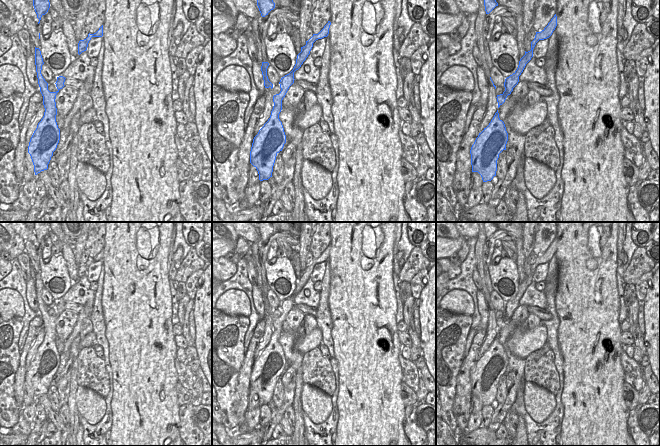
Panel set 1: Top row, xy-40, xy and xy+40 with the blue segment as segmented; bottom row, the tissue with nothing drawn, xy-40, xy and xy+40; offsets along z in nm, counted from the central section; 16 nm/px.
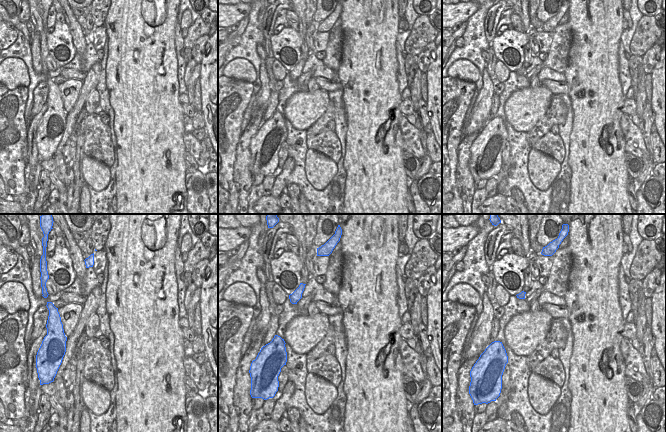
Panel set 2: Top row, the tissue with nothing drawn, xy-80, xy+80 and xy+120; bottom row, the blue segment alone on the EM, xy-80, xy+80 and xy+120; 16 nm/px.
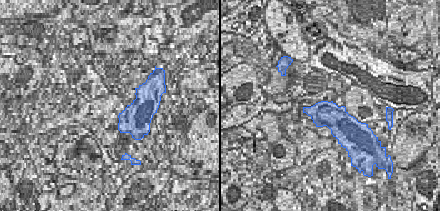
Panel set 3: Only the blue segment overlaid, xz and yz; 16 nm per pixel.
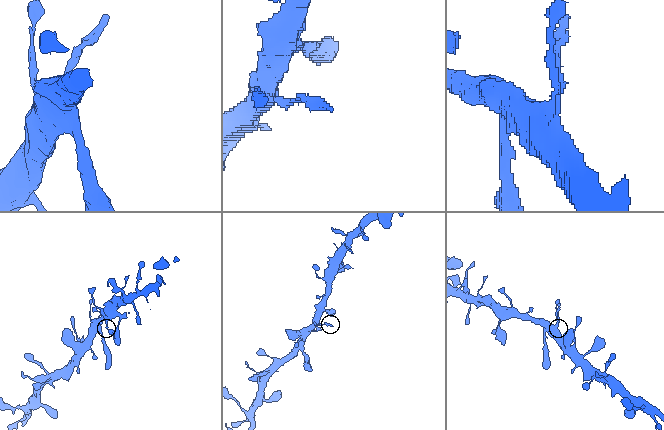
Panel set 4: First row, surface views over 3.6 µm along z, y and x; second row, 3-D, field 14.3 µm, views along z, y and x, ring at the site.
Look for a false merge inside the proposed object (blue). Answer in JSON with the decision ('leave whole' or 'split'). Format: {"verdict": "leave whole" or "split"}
{"verdict": "leave whole"}

